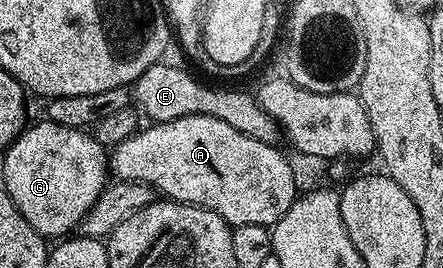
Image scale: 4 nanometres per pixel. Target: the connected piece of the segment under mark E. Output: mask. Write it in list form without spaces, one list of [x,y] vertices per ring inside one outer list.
[[[157,63],[151,65],[134,82],[134,105],[149,122],[173,121],[186,115],[210,115],[230,123],[234,131],[258,139],[258,143],[279,146],[282,141],[282,130],[279,123],[262,108],[259,100],[240,89],[211,89],[200,81],[195,81],[184,69],[176,65]]]

